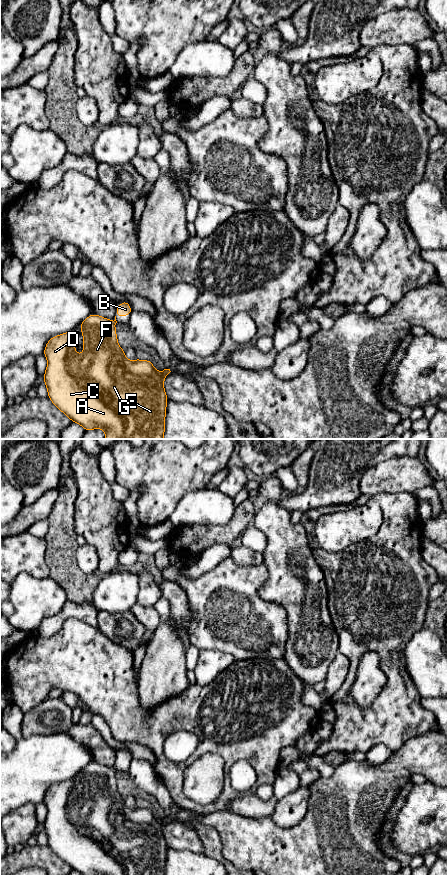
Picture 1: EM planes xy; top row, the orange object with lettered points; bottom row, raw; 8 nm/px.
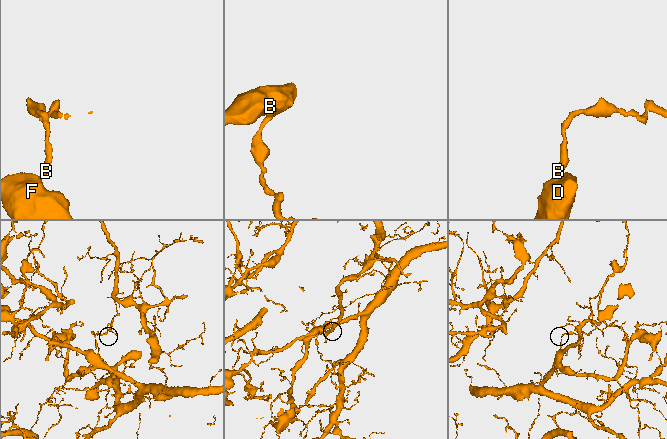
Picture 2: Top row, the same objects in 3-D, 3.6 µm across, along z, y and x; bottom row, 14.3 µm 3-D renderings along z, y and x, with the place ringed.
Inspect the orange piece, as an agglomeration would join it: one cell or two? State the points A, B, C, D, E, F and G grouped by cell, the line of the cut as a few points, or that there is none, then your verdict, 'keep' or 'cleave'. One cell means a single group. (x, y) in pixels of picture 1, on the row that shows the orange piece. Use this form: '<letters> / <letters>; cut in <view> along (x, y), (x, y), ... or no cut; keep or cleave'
A B C D E F G; no cut; keep

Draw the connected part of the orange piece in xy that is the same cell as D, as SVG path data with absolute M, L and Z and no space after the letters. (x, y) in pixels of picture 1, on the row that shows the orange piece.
M91 314L85 320L81 322L80 331L83 334L83 353L78 355L75 352L75 343L73 336L75 332L65 332L58 336L50 338L48 343L45 345L43 354L47 359L47 368L44 373L44 384L46 385L48 391L48 398L52 403L63 412L72 422L76 422L81 425L85 431L94 429L104 429L105 438L104 439L164 439L165 432L165 417L166 417L166 407L167 407L167 394L164 390L164 378L171 372L170 369L164 369L162 372L158 372L150 360L140 360L135 359L130 361L125 356L125 351L118 345L117 333L115 330L116 325L115 320L109 320L102 316Z

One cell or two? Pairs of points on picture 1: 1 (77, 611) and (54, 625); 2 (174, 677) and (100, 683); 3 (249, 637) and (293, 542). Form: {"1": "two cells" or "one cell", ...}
{"1": "one cell", "2": "two cells", "3": "two cells"}

